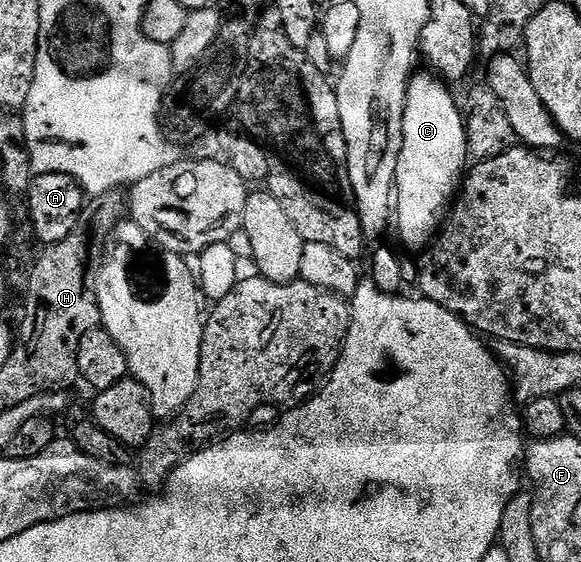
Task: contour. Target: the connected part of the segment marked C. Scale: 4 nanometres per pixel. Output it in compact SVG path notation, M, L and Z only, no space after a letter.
M415 73L406 88L402 147L394 177L398 234L408 249L419 252L425 251L441 231L452 209L450 201L453 198L455 201L464 181L468 163L463 111L459 103L458 106L454 103L451 87L433 73L425 73Z

